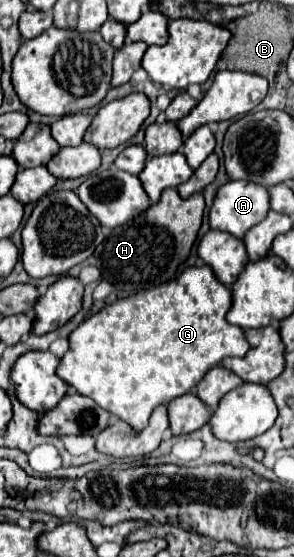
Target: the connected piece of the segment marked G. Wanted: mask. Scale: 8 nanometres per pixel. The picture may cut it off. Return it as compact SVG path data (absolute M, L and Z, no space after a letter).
M209 266L187 268L179 278L163 286L117 300L115 304L89 316L69 336L69 350L61 358L57 374L79 394L91 396L101 408L119 416L135 430L141 430L149 424L149 416L155 406L169 404L173 398L191 392L209 368L217 366L223 358L247 354L249 344L245 340L245 332L225 320L231 304L231 290L215 278Z

